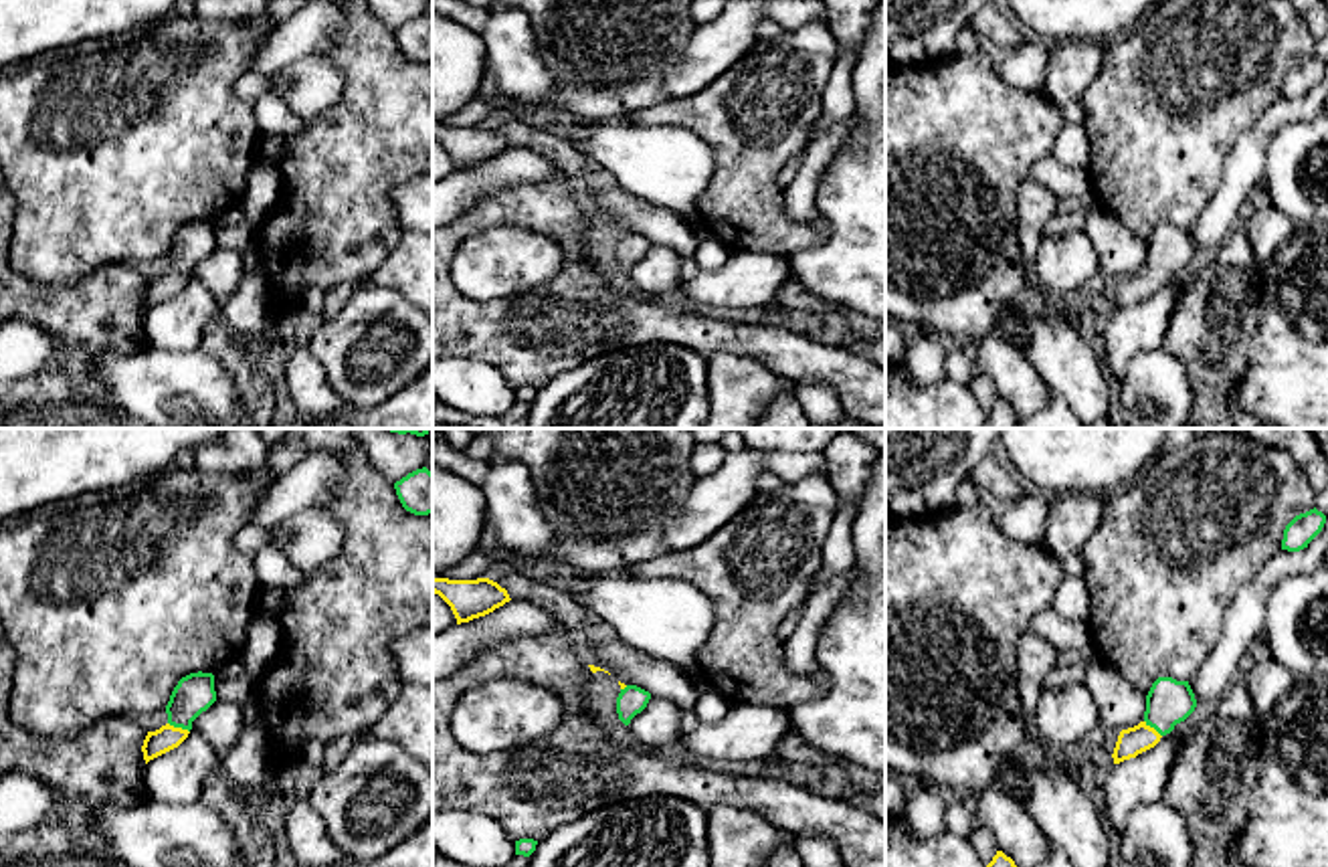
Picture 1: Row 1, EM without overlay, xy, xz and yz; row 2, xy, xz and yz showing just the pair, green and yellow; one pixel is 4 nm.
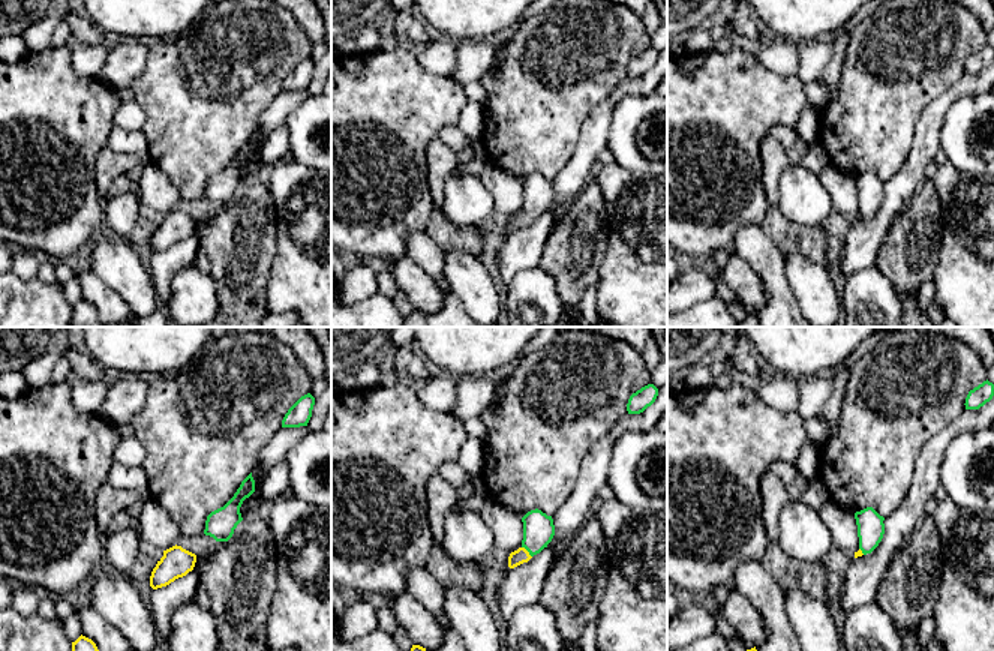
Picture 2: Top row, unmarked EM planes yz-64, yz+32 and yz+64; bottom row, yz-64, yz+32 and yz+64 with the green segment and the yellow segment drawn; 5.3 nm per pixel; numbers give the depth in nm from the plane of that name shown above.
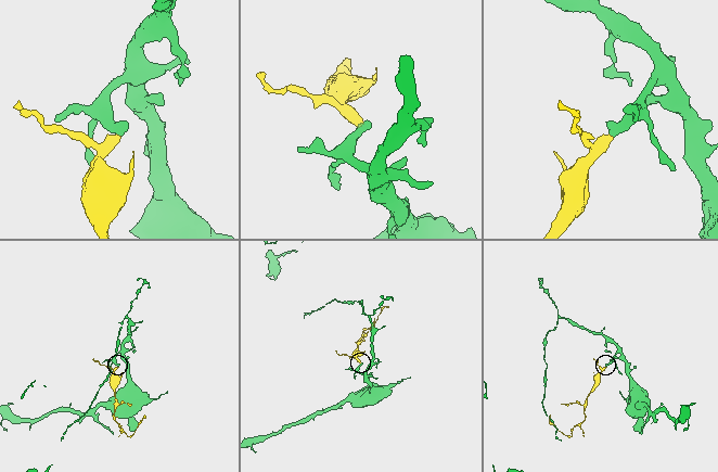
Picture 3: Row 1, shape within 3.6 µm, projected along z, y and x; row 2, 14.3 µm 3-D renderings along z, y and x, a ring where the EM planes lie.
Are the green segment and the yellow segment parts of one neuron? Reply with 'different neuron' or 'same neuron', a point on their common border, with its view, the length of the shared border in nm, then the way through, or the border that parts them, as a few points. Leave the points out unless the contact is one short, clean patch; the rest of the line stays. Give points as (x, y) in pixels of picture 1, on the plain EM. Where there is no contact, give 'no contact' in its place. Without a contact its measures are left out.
same neuron; contact xy (178, 273); length 100 nm; way xy (195, 241), (182, 255), (178, 273), (166, 285)

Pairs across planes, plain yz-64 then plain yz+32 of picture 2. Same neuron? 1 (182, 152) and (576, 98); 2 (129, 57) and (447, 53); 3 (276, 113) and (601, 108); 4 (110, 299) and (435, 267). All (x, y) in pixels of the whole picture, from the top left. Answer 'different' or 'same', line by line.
1: same
2: different
3: same
4: different

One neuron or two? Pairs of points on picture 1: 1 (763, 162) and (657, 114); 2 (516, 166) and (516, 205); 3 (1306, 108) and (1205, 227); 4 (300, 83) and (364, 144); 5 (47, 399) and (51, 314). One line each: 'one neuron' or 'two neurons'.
1: one neuron
2: two neurons
3: one neuron
4: two neurons
5: one neuron

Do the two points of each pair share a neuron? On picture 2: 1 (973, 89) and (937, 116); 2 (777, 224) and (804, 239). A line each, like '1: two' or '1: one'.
1: one
2: one

